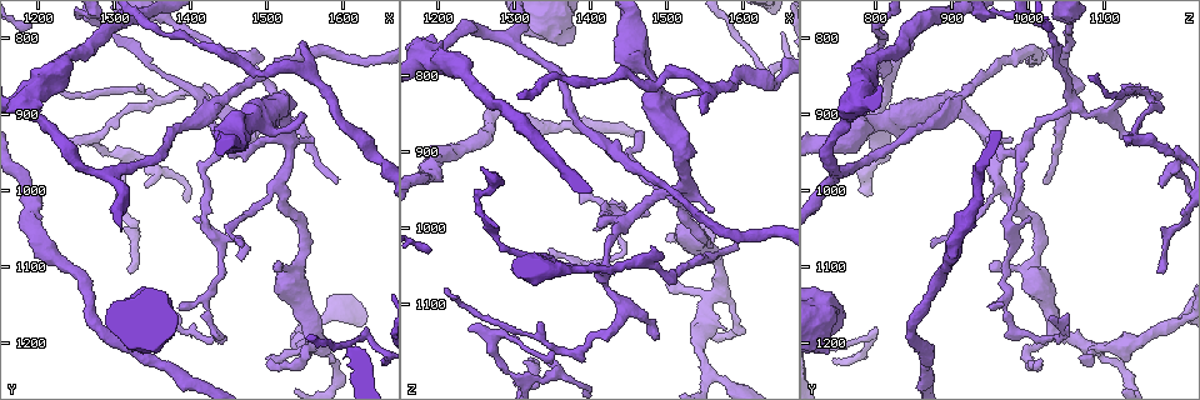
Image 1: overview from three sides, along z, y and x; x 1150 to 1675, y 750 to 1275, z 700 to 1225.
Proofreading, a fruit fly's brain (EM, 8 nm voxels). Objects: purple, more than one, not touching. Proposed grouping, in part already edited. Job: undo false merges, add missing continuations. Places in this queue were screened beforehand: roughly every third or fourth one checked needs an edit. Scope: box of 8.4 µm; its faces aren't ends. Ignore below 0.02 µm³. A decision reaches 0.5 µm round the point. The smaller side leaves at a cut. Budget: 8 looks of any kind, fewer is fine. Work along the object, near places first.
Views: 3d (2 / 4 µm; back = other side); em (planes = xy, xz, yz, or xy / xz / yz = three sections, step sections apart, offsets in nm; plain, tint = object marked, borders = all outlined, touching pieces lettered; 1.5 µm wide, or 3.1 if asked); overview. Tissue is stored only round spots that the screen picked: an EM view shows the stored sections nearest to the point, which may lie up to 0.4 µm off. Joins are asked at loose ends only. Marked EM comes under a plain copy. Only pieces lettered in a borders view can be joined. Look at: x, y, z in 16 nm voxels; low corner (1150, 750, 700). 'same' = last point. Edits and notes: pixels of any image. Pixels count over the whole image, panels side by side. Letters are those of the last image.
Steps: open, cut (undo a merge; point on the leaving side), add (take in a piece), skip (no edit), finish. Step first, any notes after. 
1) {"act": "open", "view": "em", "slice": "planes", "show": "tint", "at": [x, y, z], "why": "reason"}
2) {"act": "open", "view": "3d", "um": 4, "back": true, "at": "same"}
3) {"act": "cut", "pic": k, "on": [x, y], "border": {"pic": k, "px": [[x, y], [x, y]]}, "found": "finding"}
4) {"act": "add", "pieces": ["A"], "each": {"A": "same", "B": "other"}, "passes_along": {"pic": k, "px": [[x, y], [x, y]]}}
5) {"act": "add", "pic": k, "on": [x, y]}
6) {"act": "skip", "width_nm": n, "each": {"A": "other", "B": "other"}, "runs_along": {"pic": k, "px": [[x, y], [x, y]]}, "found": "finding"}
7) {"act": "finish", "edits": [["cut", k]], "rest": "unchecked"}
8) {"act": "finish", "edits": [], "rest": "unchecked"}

{"act": "open", "view": "3d", "um": 2, "at": [1595, 995, 1025], "why": "free end"}

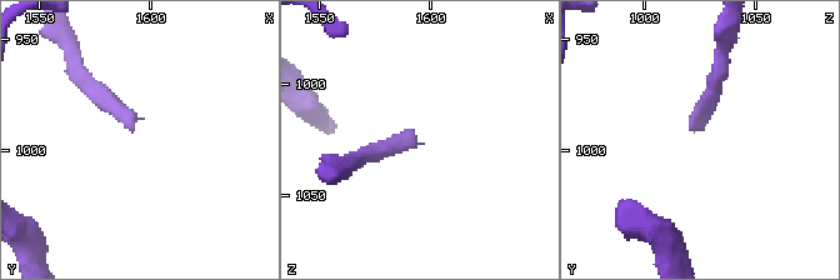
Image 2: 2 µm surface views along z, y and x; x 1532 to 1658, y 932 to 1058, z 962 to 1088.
{"act": "open", "view": "em", "slice": "planes", "show": "borders", "at": [1594, 992, 1023], "why": "need the tissue"}

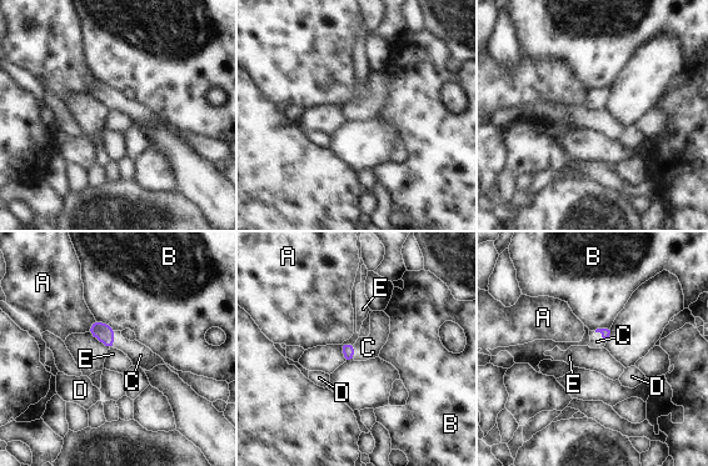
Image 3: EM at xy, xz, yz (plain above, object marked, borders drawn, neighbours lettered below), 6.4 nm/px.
{"act": "add", "pieces": ["C"], "longest_contact_nm": ["B", 150], "each": {"A": "other", "B": "other", "C": "same", "D": "other", "E": "other"}, "found": "it goes on there"}

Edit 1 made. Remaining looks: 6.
{"act": "open", "view": "overview"}

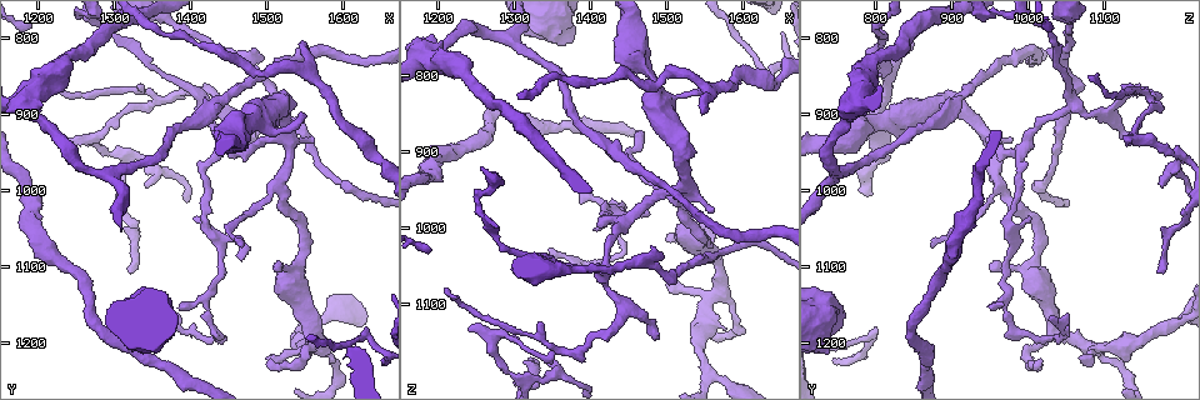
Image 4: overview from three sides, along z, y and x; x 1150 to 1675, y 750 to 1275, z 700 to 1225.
{"act": "open", "view": "em", "slice": "planes", "show": "borders", "at": [1570, 1210, 1080], "why": "thin arm on a thick one"}

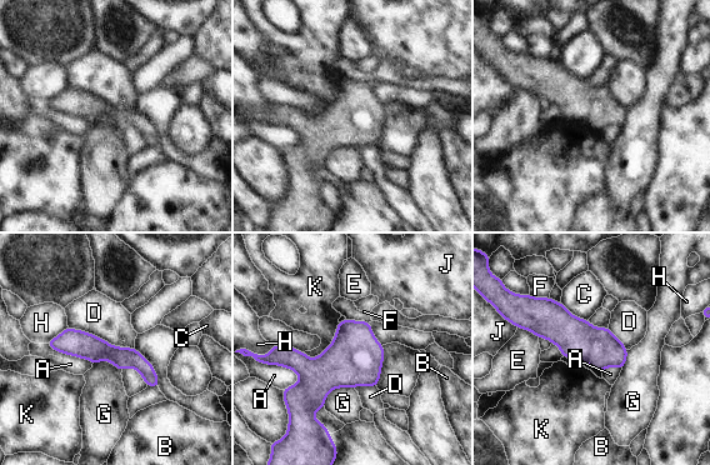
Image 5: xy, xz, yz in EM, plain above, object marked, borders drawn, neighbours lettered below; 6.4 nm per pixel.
{"act": "skip", "longest_contact_nm": ["D", 440], "each": {"A": "other", "B": "other", "C": "other", "D": "other", "E": "other", "F": "other", "G": "other", "H": "other", "J": "other", "K": "other"}, "runs_along": {"pic": 5, "px": [[51, 344], [131, 358], [155, 383]]}, "found": "continuous, no second cell"}

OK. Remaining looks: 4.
{"act": "open", "view": "em", "slice": "xz", "step": 8, "show": "borders", "at": [1550, 900, 815], "why": "branch stops here"}

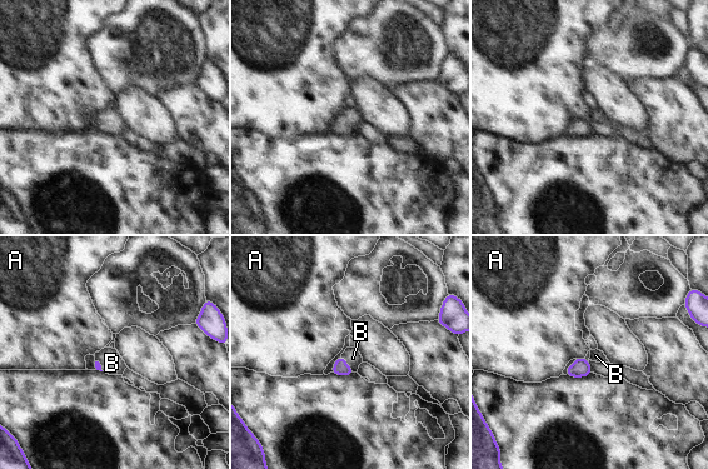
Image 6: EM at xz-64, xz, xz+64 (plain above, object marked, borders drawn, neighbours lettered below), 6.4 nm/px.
{"act": "add", "pieces": ["B"], "each": {"A": "other", "B": "same"}, "passes_along": {"pic": 6, "px": [[340, 368], [345, 363], [353, 358]]}, "found": "the cell continues"}

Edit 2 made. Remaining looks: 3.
{"act": "finish", "edits": [["add", 3], ["add", 6]], "rest": "unchecked"}

